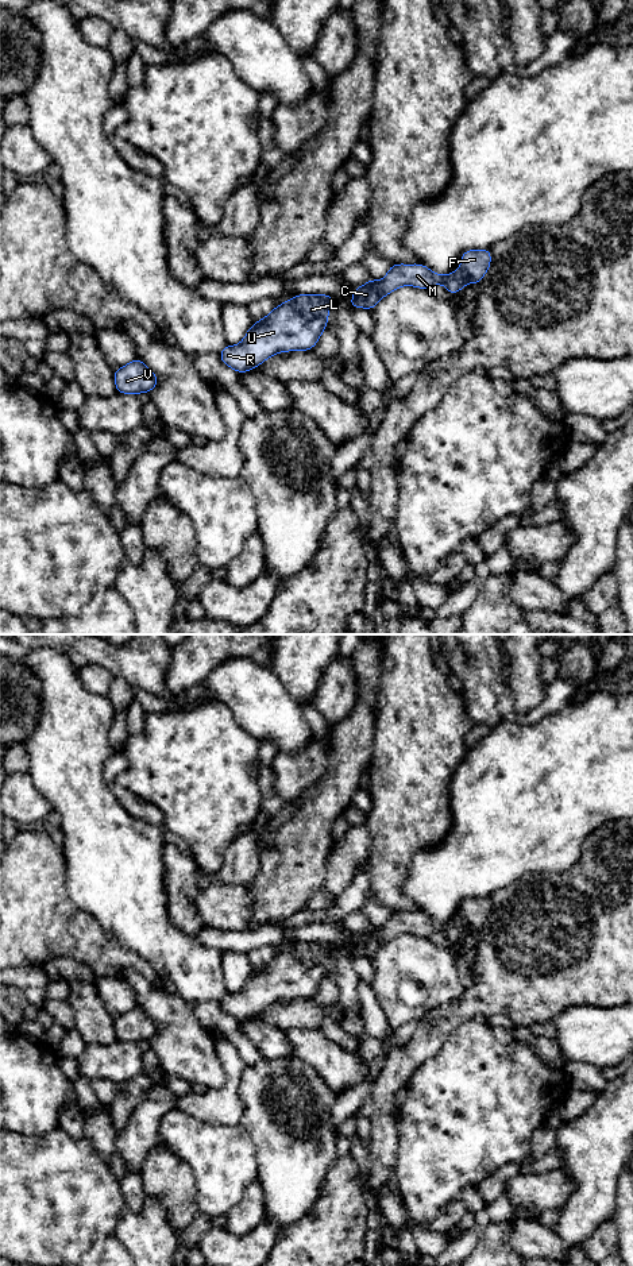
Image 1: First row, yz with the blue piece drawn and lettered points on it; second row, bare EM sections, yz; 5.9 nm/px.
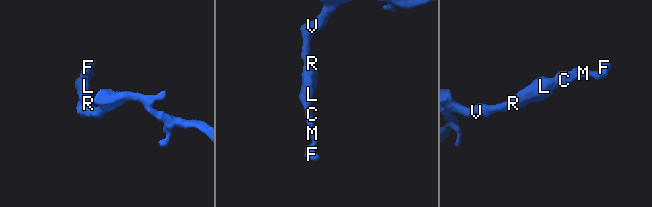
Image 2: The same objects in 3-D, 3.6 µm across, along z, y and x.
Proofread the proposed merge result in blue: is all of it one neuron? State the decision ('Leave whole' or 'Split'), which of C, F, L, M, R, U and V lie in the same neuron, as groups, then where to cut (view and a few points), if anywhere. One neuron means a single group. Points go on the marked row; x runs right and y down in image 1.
Leave whole. Groups: C F L M R U V. No split

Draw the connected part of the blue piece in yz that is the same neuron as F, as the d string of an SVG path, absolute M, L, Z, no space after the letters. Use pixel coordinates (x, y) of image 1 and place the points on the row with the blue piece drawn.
M490 248L467 250L460 258L459 271L447 275L437 275L424 265L391 265L383 281L370 281L364 286L354 287L354 297L350 298L352 308L374 309L381 298L400 286L414 286L431 289L443 283L451 296L459 293L464 283L480 283L491 263Z

